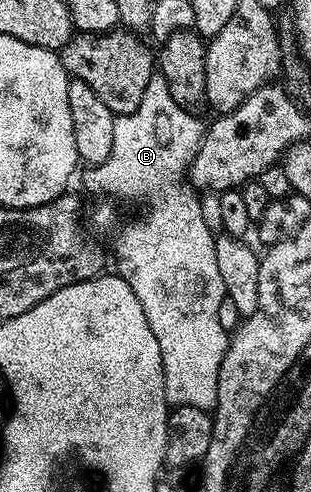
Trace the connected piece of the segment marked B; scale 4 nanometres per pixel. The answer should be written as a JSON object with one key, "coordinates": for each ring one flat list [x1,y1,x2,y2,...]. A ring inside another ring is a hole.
{"coordinates":[[152,74,149,85,145,85,141,105,137,105,133,113,116,118,113,149,109,149,109,157,104,163,88,170,91,172,87,179,92,189,100,191,103,197,112,200,147,199,147,212,143,219,129,224,115,243,115,255,119,258,117,274,126,281,129,289,133,289,133,293,137,293,137,301,141,301,141,309,145,309,145,321,149,321,149,329,153,329,153,337,157,337,161,345,168,404,211,409,217,401,217,377,221,373,221,361,229,342,229,332,221,327,218,316,225,292,221,269,217,269,215,235,203,216,203,207,198,199,200,196,188,186,184,175,203,140,203,121,200,116,181,109,181,105,173,101,173,93,169,93,169,85,165,85,163,75]]}

